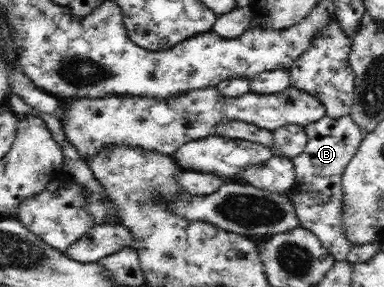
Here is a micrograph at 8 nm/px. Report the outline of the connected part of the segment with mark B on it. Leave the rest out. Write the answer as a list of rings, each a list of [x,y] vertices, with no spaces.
[[[351,114],[339,117],[326,115],[322,121],[305,124],[304,130],[306,144],[304,150],[292,158],[295,177],[288,193],[296,203],[301,226],[317,235],[336,261],[343,261],[353,243],[349,240],[343,223],[342,175],[366,132]]]

